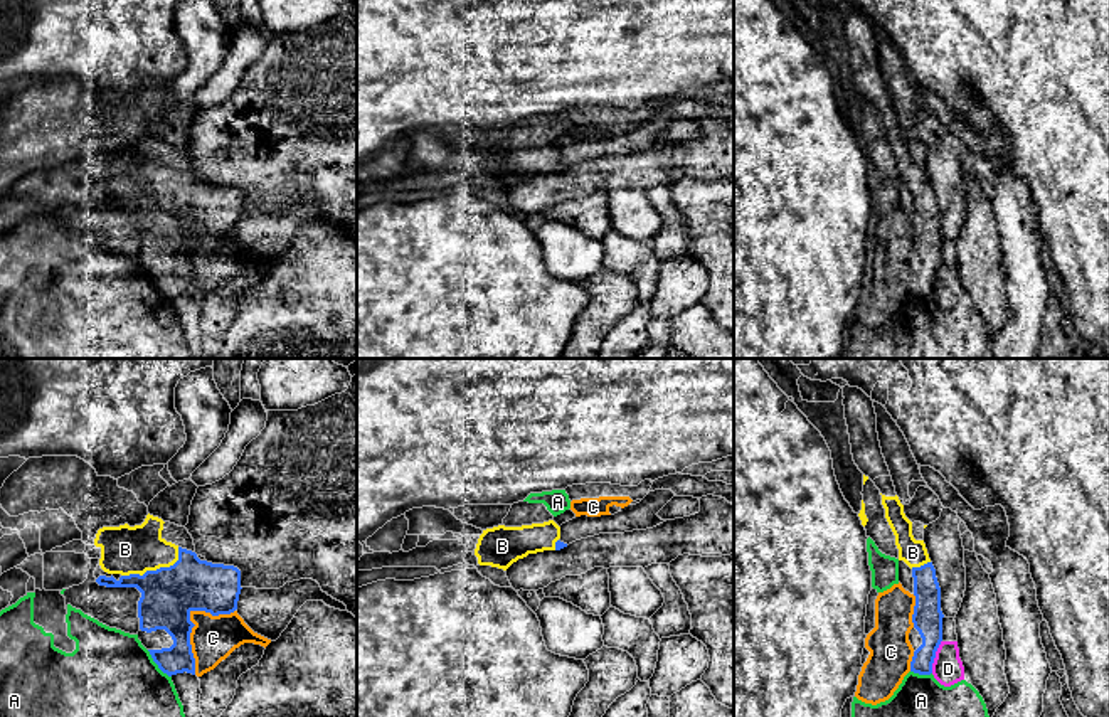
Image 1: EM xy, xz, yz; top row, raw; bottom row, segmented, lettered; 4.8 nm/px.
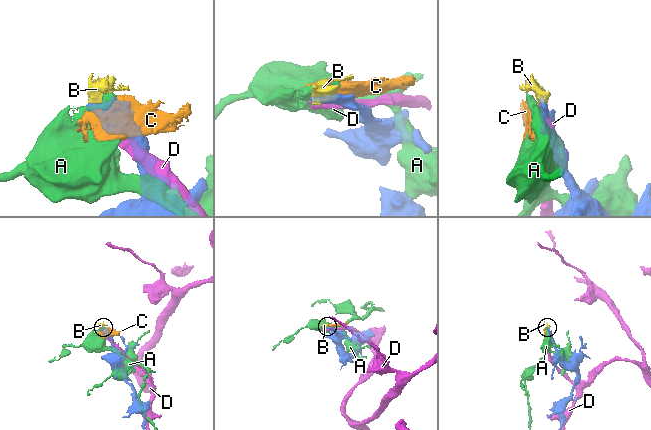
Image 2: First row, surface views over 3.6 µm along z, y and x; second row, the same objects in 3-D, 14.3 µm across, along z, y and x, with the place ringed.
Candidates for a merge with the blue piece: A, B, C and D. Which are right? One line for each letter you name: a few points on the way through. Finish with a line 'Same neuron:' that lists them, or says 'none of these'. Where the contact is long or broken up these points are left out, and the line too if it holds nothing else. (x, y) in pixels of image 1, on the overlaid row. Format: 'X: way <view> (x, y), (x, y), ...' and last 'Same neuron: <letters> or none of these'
B: way xy (169, 594), (169, 581), (157, 569), (137, 552), (125, 549)
Same neuron: B

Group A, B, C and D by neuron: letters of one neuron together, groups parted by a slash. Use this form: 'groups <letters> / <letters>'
groups A / B / C / D

